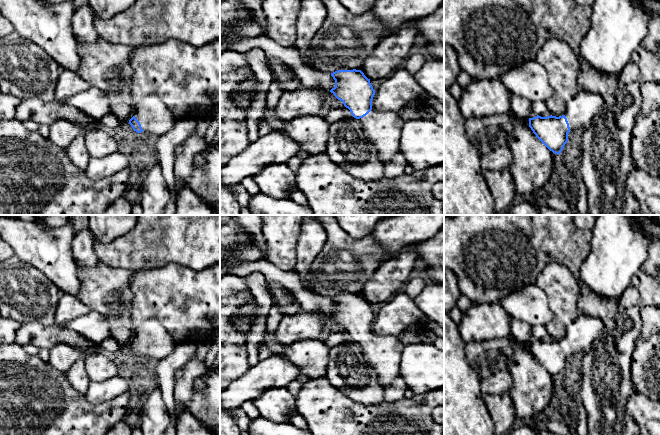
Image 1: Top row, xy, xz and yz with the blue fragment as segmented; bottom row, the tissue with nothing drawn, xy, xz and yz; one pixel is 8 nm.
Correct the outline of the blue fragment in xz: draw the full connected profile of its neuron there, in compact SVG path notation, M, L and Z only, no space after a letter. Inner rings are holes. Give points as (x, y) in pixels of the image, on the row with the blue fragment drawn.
M338 70L331 76L335 87L330 92L359 120L365 138L376 147L380 160L386 164L400 149L404 121L393 111L372 109L375 90L361 70Z

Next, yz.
M581 91L567 102L564 115L537 115L529 118L529 127L550 151L559 155L568 142L568 133L588 129L602 108L603 99L599 94Z

